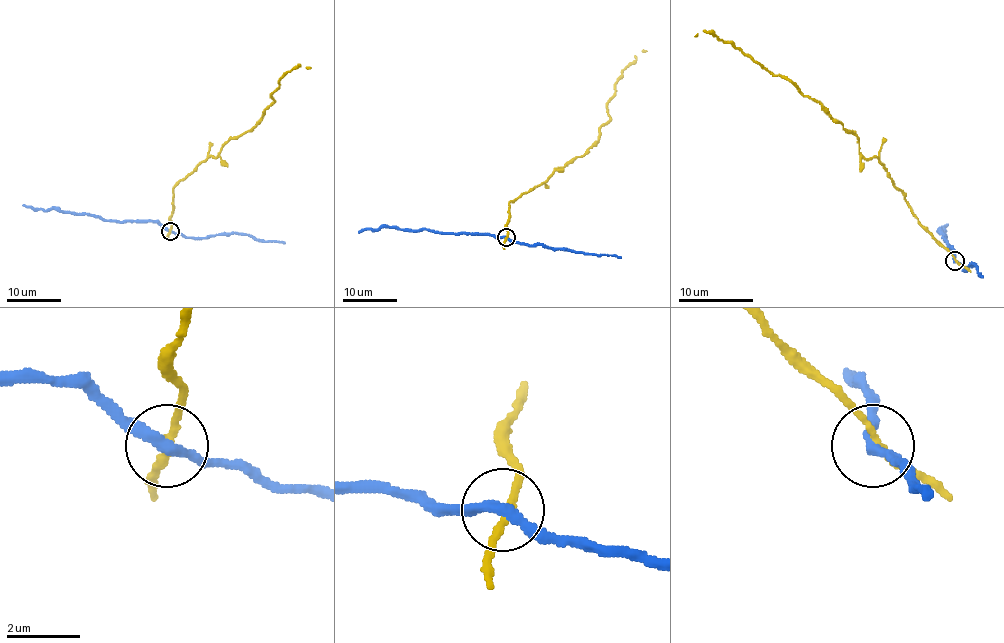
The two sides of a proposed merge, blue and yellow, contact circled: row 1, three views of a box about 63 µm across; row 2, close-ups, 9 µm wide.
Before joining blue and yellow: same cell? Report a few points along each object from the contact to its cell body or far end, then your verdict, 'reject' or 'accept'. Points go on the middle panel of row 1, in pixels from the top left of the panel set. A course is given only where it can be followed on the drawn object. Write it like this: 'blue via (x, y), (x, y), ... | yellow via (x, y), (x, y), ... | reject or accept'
blue via (506, 238), (391, 227), (358, 232) | yellow via (506, 238), (509, 204), (598, 140), (599, 128), (610, 118), (606, 105), (614, 84), (647, 50) | reject

